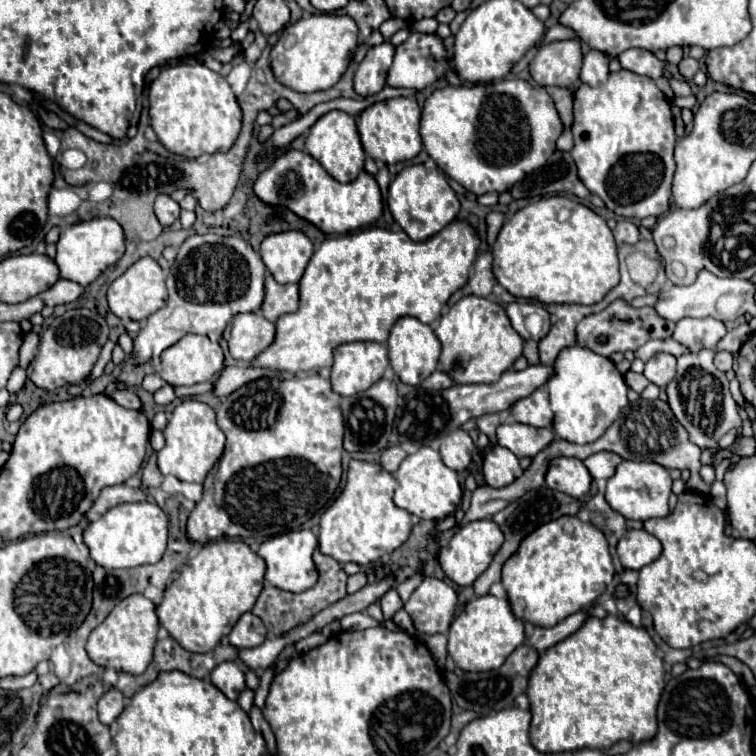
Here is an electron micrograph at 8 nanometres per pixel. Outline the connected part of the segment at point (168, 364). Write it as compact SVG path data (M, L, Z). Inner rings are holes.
M188 334L170 348L162 352L162 370L160 376L170 384L170 386L192 386L198 382L212 380L216 374L220 374L224 368L224 354L222 348L214 342L208 340L208 336L198 336L198 334Z

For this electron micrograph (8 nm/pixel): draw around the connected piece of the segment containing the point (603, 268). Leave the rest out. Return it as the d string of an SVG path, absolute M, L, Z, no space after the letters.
M564 196L528 204L504 222L492 258L492 272L510 294L542 304L596 304L620 280L616 242L604 218Z

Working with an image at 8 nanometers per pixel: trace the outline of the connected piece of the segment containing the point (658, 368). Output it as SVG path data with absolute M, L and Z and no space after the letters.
M656 354L646 362L644 376L658 388L666 388L676 374L676 358L672 354Z

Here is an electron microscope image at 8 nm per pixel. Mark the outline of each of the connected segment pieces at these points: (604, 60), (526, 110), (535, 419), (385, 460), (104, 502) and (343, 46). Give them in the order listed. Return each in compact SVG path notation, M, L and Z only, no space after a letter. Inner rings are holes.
M590 50L588 54L584 54L582 60L582 70L580 70L580 80L588 86L600 86L602 82L608 80L608 56L604 56L602 52Z
M500 80L486 86L444 86L436 88L424 102L420 136L424 150L436 166L466 190L482 196L486 192L506 192L528 172L546 164L556 150L556 138L562 134L562 122L552 98L544 88L532 88L526 80Z
M540 386L538 390L534 390L530 396L520 398L510 412L514 414L516 422L522 424L530 424L530 426L550 426L552 424L552 408L548 402L548 390L546 386Z
M390 446L390 448L386 448L384 452L382 452L382 466L384 466L384 470L388 470L388 472L396 472L398 470L398 466L400 466L400 462L406 458L406 452L400 448L400 446Z
M124 484L120 486L110 486L110 488L104 488L98 496L98 500L94 502L92 510L98 512L98 514L104 514L106 510L118 506L118 504L124 504L124 502L144 502L146 500L146 492L142 488L128 488Z
M312 14L312 16L304 16L300 18L296 24L288 24L278 42L274 44L272 52L270 52L270 68L274 78L284 84L286 88L292 88L296 92L320 92L320 90L328 90L332 88L340 76L346 72L350 56L354 54L358 46L358 28L356 22L350 16L338 16L338 14Z

